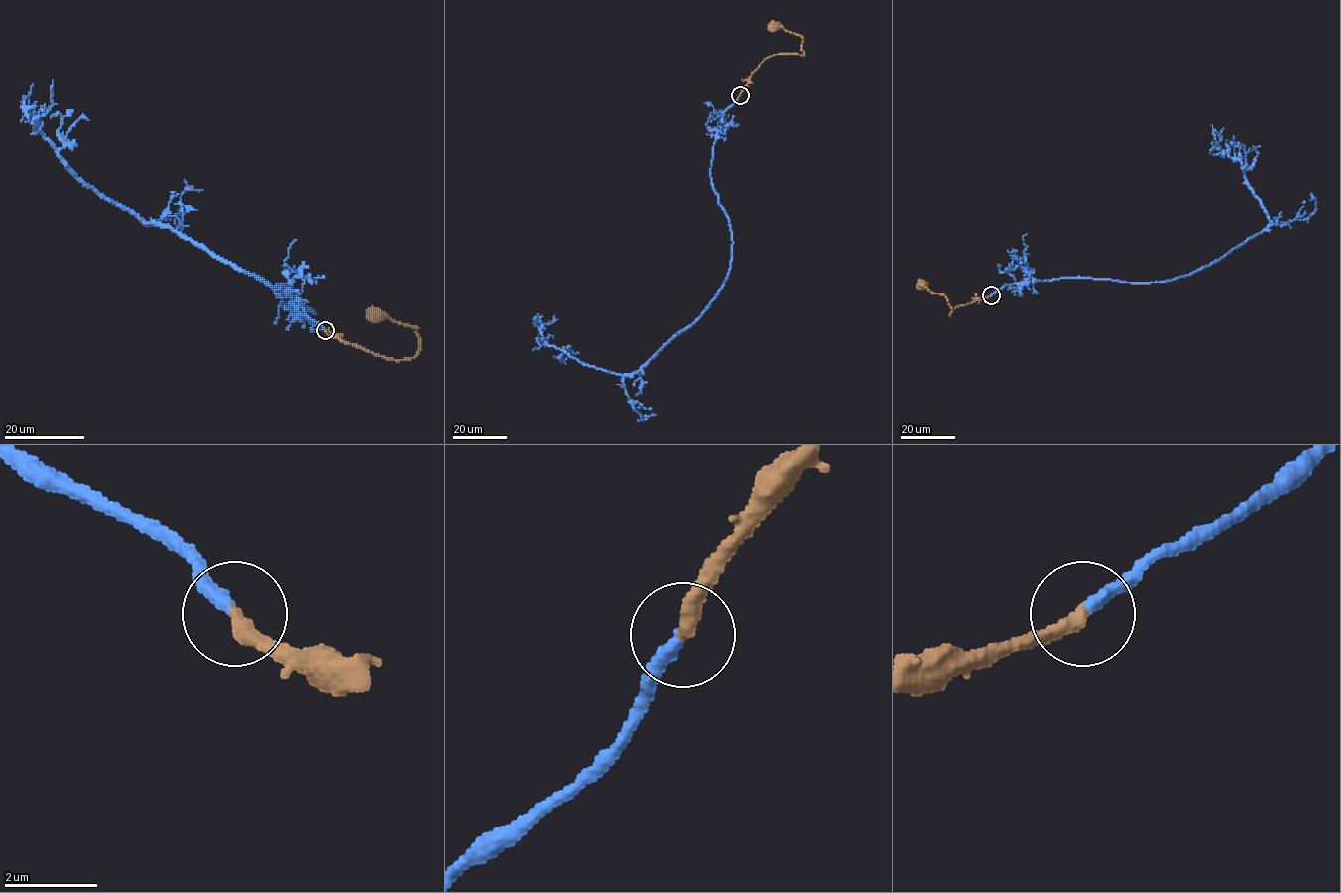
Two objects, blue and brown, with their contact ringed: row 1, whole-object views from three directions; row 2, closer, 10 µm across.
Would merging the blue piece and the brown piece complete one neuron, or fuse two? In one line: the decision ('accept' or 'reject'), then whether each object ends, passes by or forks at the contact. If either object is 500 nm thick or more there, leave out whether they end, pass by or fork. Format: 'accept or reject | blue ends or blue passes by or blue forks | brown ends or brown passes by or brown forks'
accept | blue ends | brown ends

